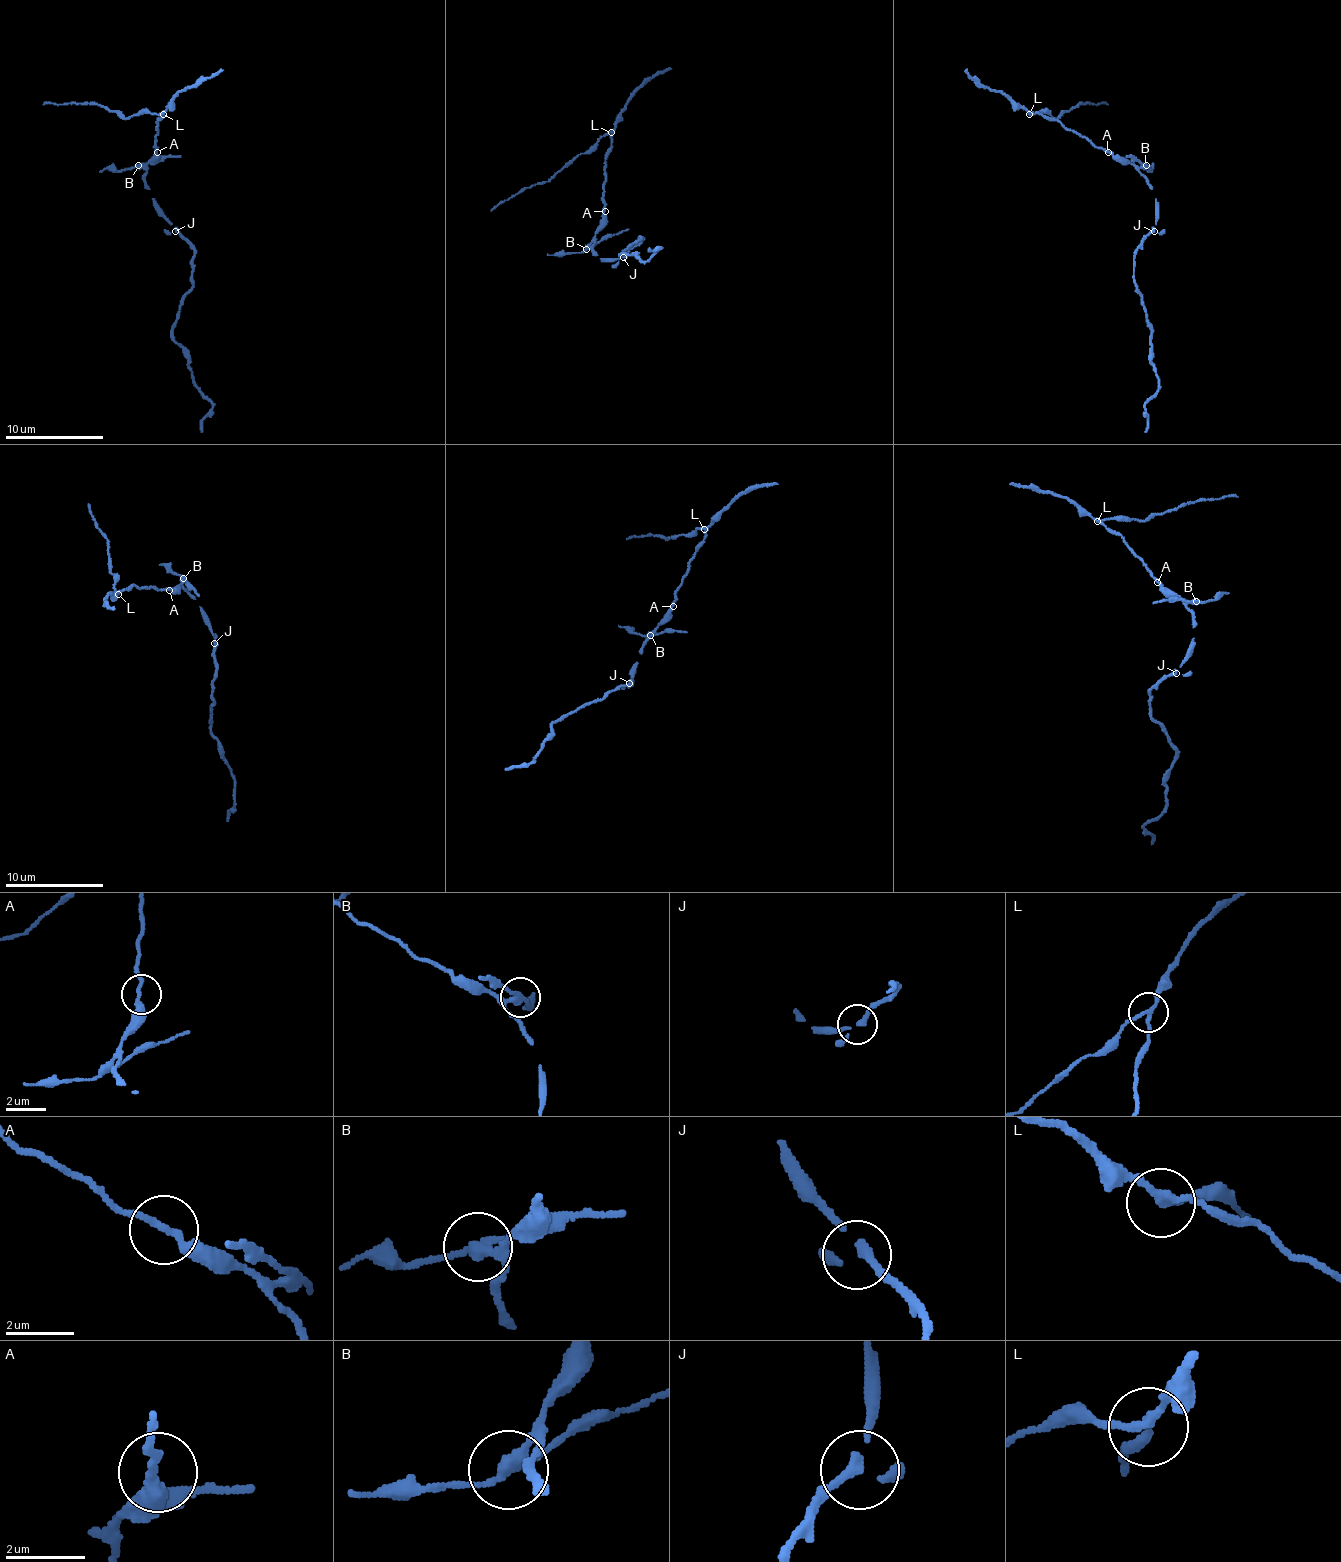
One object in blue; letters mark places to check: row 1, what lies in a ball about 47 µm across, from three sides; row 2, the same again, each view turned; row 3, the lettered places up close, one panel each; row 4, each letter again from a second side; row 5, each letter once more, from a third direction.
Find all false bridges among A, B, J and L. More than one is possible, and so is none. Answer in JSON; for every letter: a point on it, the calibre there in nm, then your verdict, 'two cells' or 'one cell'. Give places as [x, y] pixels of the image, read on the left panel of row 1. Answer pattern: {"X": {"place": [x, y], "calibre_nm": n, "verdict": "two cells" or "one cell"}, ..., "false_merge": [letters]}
{"A": {"place": [157, 152], "calibre_nm": 220, "verdict": "one cell"}, "B": {"place": [138, 165], "calibre_nm": 240, "verdict": "two cells"}, "J": {"place": [175, 231], "calibre_nm": 180, "verdict": "one cell"}, "L": {"place": [163, 114], "calibre_nm": 180, "verdict": "two cells"}, "false_merge": ["B", "L"]}

